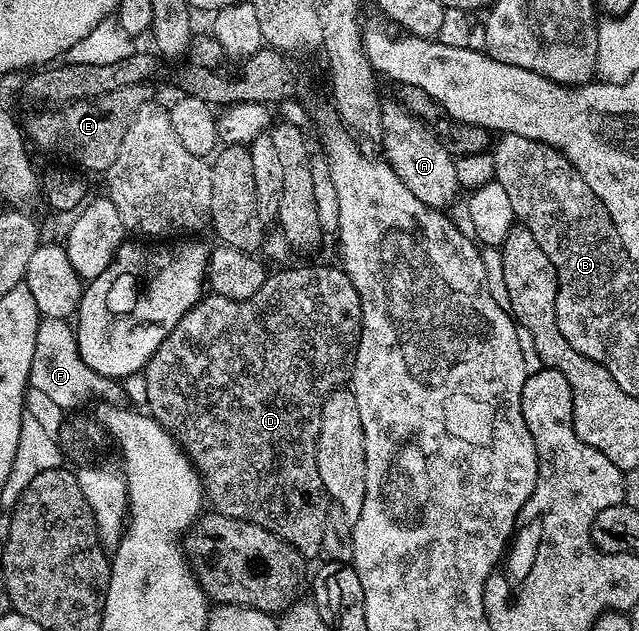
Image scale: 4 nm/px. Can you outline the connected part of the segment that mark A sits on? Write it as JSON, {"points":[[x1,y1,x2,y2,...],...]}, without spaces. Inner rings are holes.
{"points":[[386,100,381,106,381,139,380,146,385,147,384,160,399,175,399,179,427,207,448,210,458,200,459,186,455,179,455,158,446,151,445,146,437,140,436,133,414,117,404,104,396,100],[397,104,397,105,396,105],[458,193,458,194,457,194]]}

